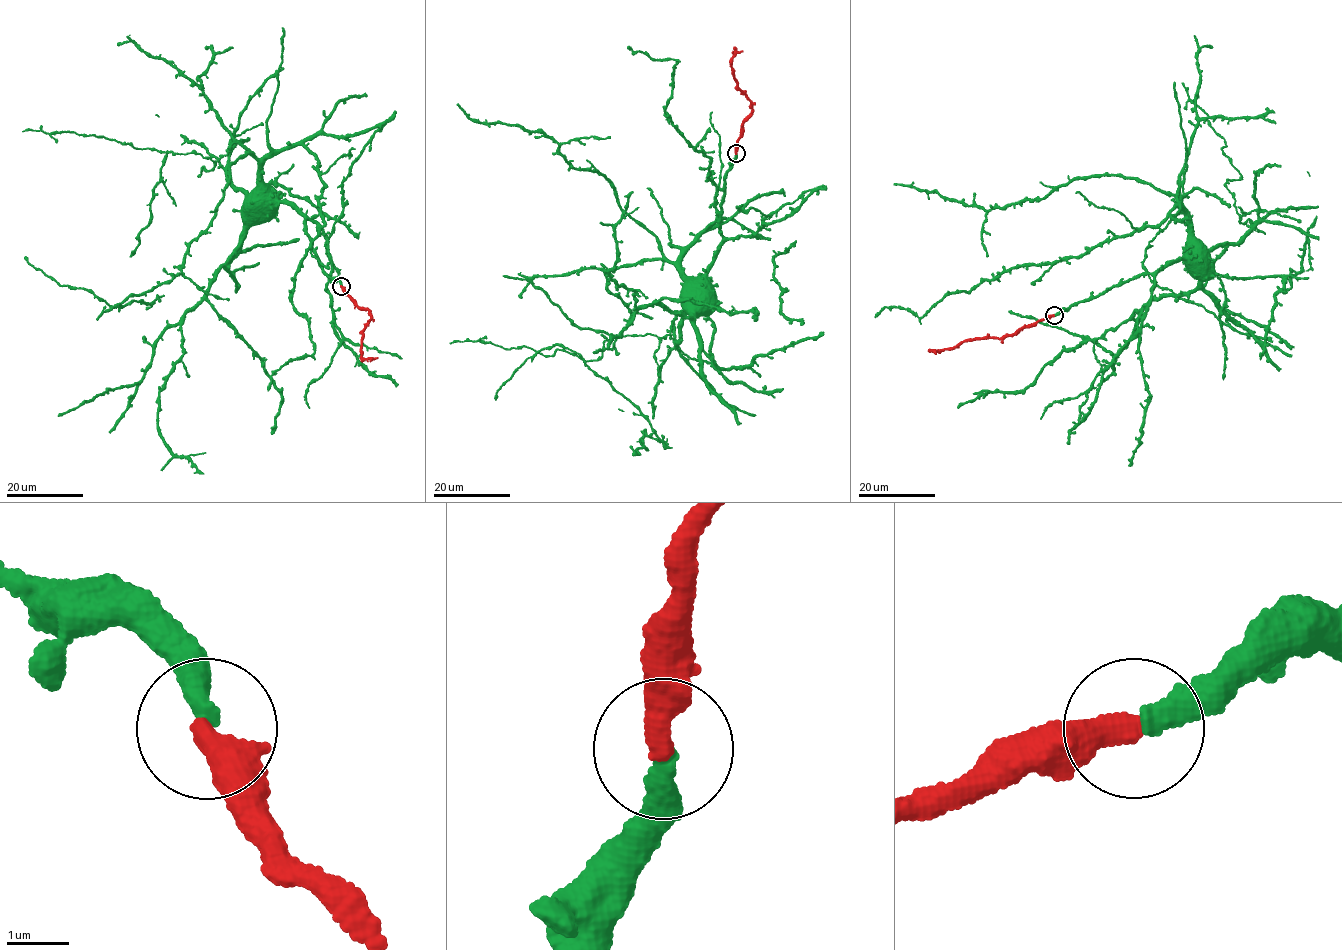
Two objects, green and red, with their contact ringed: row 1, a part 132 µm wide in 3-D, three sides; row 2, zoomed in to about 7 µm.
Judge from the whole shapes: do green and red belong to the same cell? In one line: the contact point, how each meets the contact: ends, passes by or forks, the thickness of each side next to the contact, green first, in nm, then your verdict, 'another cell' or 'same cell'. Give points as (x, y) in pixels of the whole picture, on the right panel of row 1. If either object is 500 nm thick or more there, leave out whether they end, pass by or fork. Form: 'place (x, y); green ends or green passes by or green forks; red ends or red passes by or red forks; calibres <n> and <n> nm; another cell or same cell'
place (1054, 315); green ends; red ends; calibres 380 and 400 nm; same cell

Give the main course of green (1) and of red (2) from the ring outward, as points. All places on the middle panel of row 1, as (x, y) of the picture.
1: (736, 154), (722, 244), (687, 276), (683, 256), (718, 215), (710, 158), (665, 110), (678, 61), (628, 47)
2: (736, 154), (742, 123), (752, 112), (752, 102), (737, 86), (731, 66), (732, 59), (742, 50)

